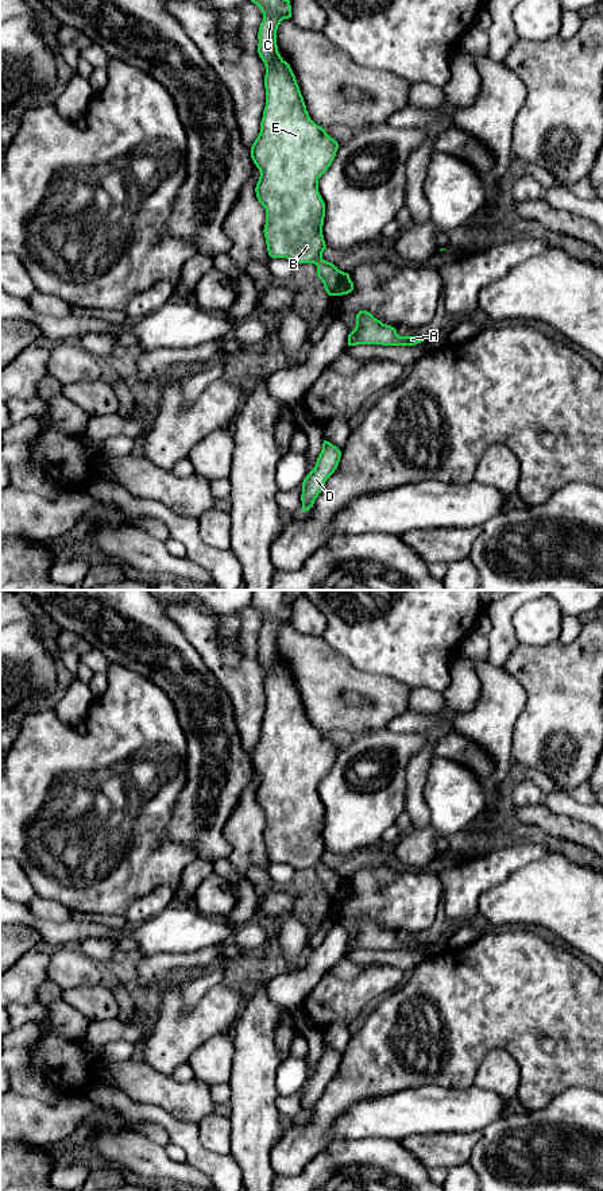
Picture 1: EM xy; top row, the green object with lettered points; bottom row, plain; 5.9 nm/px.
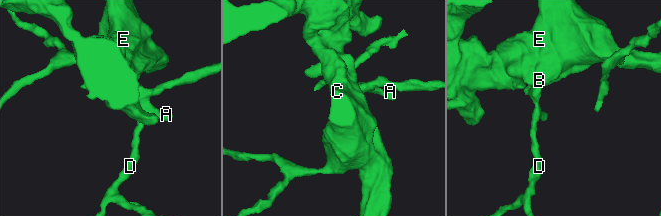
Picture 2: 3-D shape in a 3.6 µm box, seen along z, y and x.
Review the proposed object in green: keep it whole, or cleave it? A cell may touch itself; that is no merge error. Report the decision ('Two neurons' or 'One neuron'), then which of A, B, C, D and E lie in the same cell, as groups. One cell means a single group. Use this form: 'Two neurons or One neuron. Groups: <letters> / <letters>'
One neuron. Groups: A B C D E

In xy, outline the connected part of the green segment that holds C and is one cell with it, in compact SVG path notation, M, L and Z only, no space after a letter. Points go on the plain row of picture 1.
M252 590L251 606L263 618L258 637L258 658L266 671L266 712L260 737L251 752L251 763L260 776L255 797L266 814L263 837L268 860L294 868L314 868L326 898L343 901L353 895L353 887L348 878L322 863L326 853L322 840L325 808L318 797L318 783L332 770L339 748L310 724L295 681L278 656L278 631L283 624L291 623L290 605L283 602L283 594L285 590Z

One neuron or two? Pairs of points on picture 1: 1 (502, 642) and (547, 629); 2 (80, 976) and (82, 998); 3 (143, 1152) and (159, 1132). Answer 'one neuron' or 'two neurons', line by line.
1: two neurons
2: two neurons
3: two neurons

